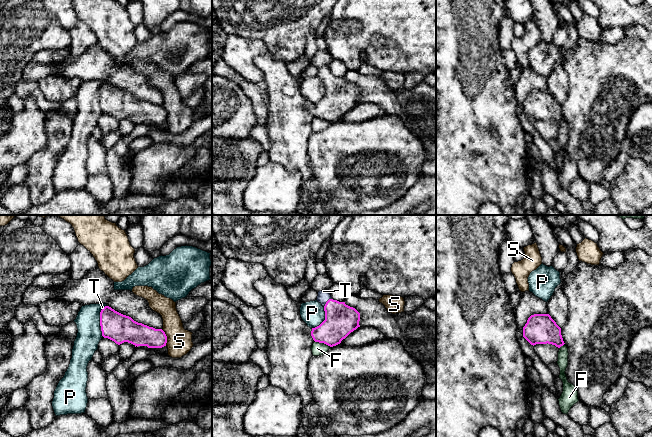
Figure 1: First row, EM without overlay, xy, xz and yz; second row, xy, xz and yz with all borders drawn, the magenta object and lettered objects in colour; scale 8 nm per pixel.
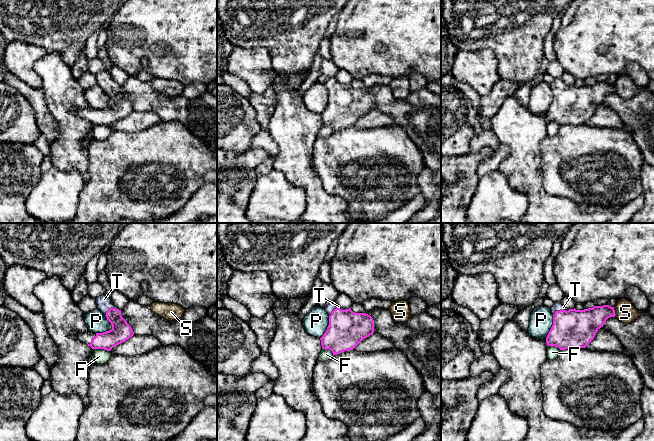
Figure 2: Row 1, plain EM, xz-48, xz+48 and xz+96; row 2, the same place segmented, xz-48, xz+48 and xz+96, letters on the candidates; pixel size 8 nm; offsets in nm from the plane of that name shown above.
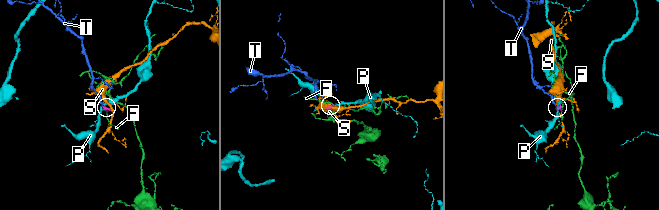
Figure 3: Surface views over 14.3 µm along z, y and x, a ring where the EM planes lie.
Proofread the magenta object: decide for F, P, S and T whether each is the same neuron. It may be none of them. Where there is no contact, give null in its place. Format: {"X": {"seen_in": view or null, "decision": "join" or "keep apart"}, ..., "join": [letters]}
{"F": {"seen_in": "xz", "decision": "keep apart"}, "P": {"seen_in": "xz", "decision": "keep apart"}, "S": {"seen_in": "xy", "decision": "keep apart"}, "T": {"seen_in": "xz", "decision": "join"}, "join": ["T"]}

